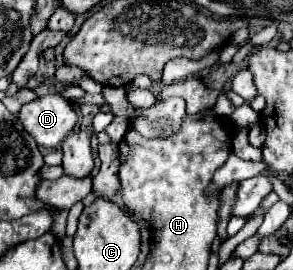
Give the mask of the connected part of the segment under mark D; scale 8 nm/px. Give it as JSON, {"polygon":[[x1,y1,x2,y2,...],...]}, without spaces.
{"polygon":[[46,95,24,103,18,111,18,119,38,145,54,149,74,129,78,115,64,97]]}

